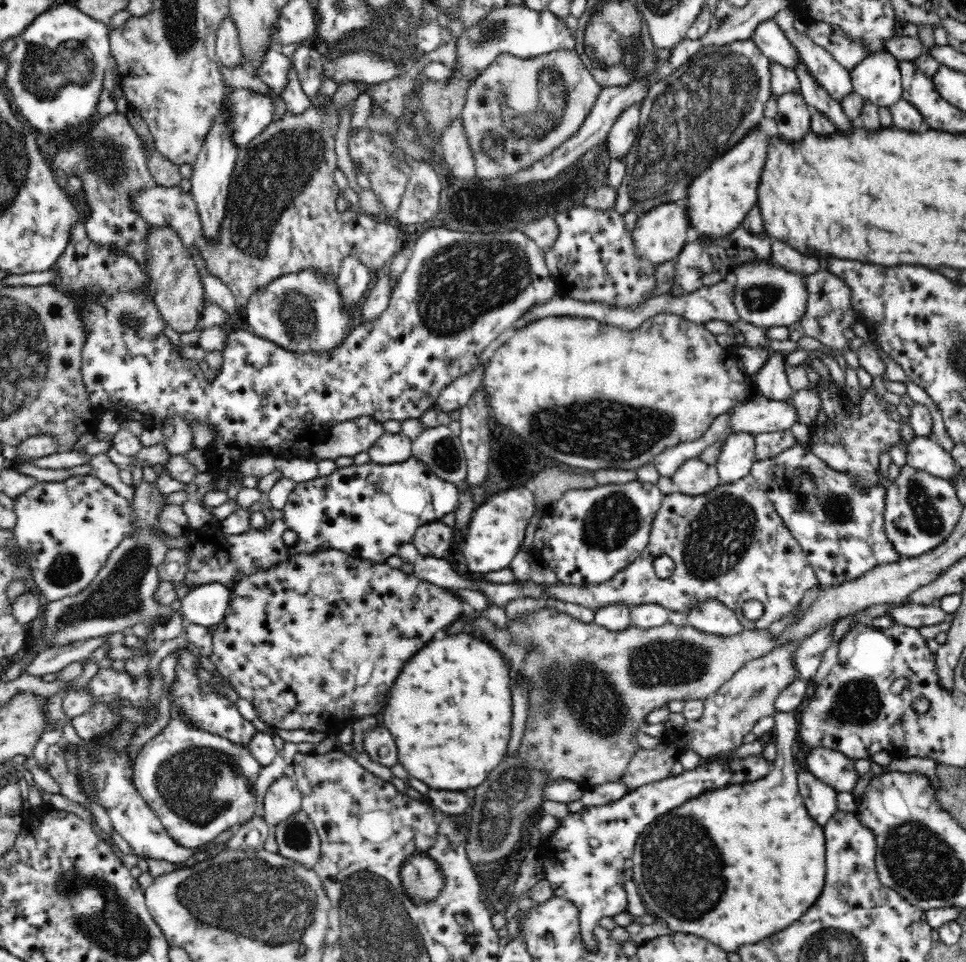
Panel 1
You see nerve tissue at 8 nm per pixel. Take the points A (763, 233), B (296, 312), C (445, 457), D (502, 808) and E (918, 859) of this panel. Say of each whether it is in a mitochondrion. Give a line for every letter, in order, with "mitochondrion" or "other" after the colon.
A: other
B: mitochondrion
C: mitochondrion
D: mitochondrion
E: mitochondrion

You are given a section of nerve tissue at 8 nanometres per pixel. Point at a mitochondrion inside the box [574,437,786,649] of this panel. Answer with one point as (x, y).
(723, 531)

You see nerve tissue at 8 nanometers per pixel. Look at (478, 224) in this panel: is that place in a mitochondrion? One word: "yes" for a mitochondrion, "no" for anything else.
yes

